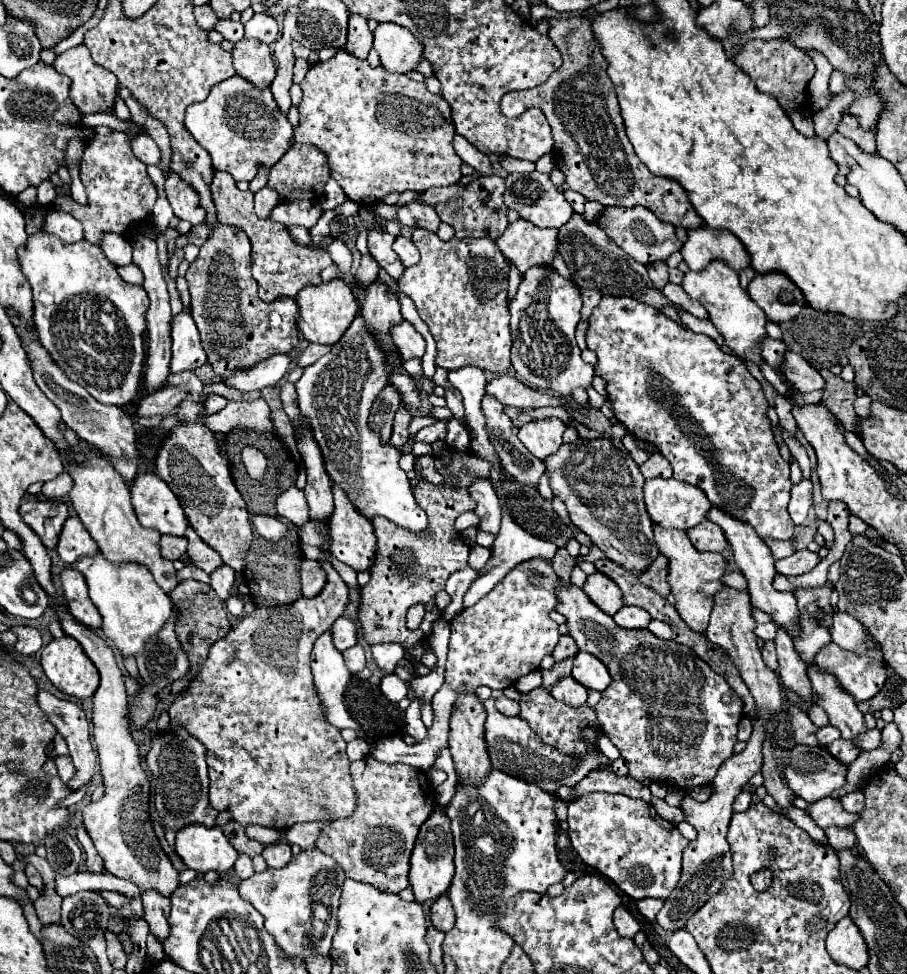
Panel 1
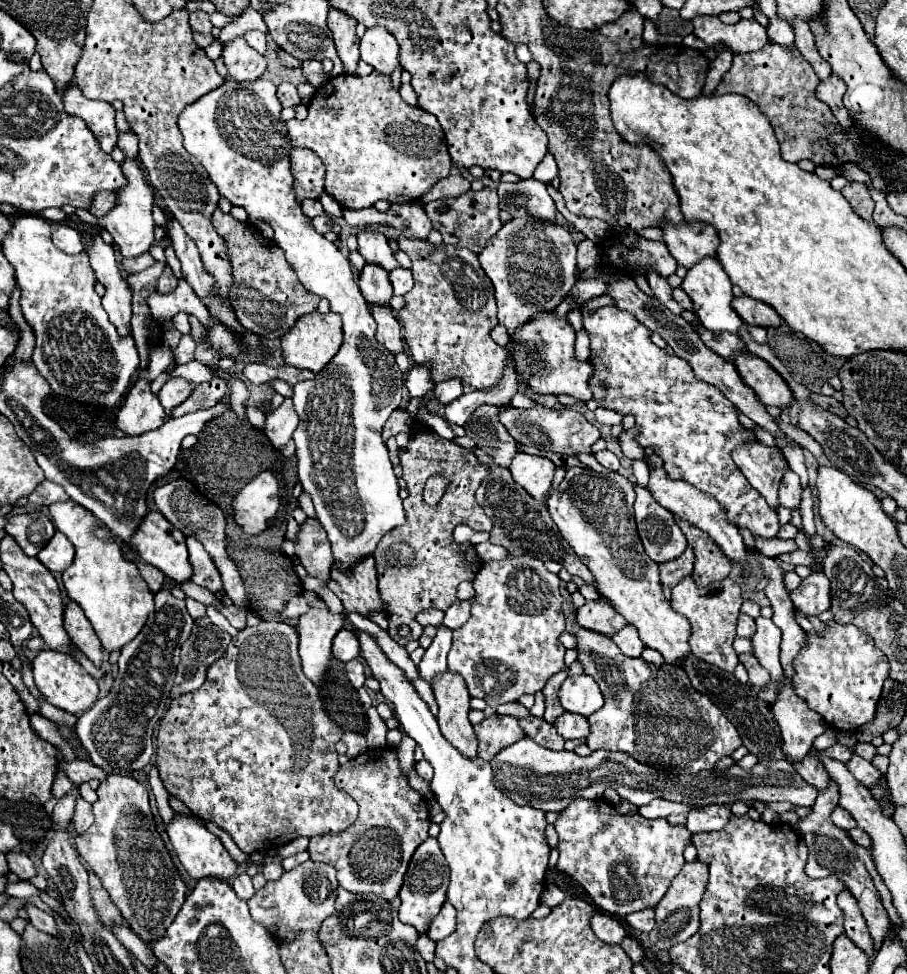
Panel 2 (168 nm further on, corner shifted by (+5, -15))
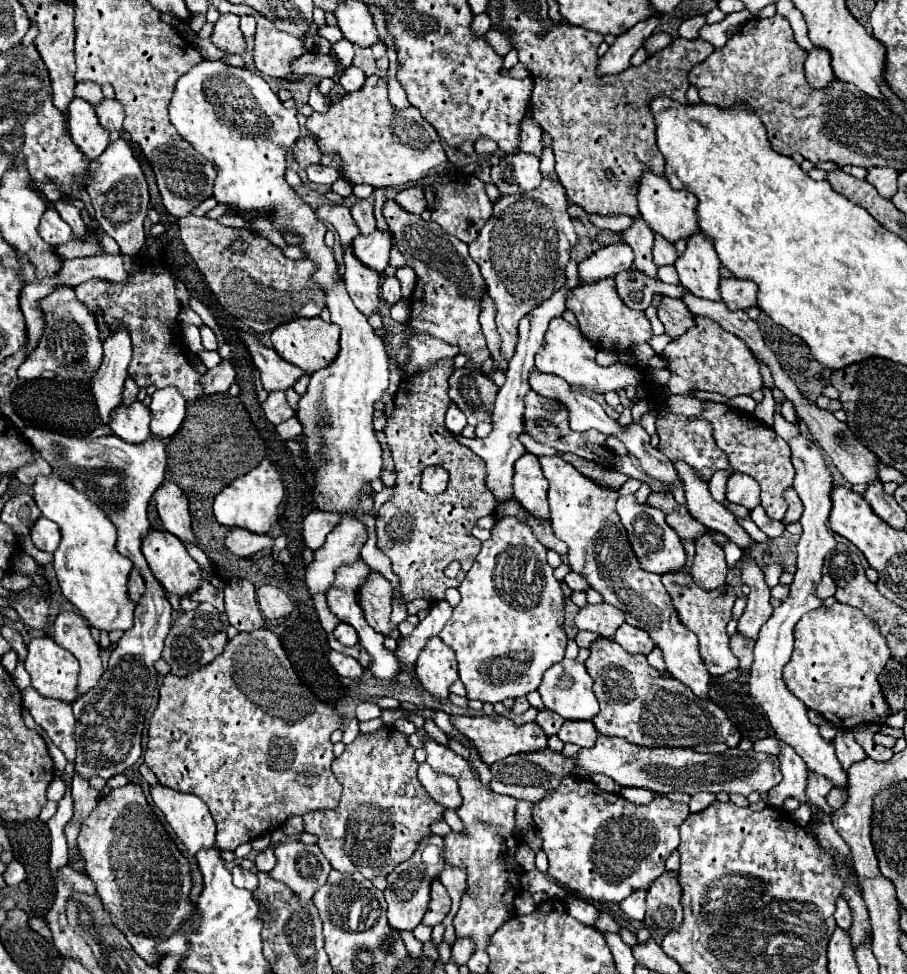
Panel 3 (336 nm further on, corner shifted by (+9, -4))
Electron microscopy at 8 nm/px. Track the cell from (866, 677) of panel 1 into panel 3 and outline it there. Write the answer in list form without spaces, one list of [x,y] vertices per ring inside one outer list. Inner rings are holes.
[[[834,602],[830,608],[820,606],[798,620],[794,652],[784,668],[784,676],[806,708],[820,712],[838,730],[852,730],[866,722],[882,724],[890,714],[878,684],[878,674],[888,660],[890,650],[878,626],[858,608]]]

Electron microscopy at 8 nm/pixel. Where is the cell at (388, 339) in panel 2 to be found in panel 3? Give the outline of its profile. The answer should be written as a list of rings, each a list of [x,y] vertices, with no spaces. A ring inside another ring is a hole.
[[[352,248],[344,250],[344,264],[346,264],[344,272],[346,288],[356,308],[366,316],[380,314],[382,308],[380,276],[376,272],[370,272],[370,268],[366,268],[364,264],[358,264],[358,260],[354,260]]]

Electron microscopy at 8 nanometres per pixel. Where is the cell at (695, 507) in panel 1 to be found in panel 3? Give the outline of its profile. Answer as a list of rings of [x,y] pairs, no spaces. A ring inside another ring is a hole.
[[[636,494],[620,496],[616,508],[618,508],[620,520],[630,536],[630,544],[632,544],[642,568],[646,568],[648,572],[654,572],[654,574],[666,574],[666,572],[674,572],[684,566],[684,562],[686,562],[684,546],[682,546],[678,534],[666,524],[666,514],[662,510],[650,506],[648,502],[640,504],[636,500]]]

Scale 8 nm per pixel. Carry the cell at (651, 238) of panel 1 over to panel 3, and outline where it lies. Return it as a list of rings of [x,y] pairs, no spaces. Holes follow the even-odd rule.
[[[654,236],[654,262],[658,264],[658,266],[666,266],[666,264],[674,264],[676,262],[676,250],[674,250],[674,246],[666,240],[666,238],[662,238],[662,236]]]

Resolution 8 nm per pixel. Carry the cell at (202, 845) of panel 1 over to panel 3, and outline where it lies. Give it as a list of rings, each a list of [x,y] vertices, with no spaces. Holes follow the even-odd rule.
[[[160,784],[150,788],[150,794],[152,794],[154,804],[166,816],[166,822],[172,826],[174,834],[186,846],[188,856],[196,856],[196,852],[200,852],[200,850],[216,848],[216,824],[214,824],[210,812],[208,812],[208,806],[200,798],[196,798],[194,794],[174,792],[172,788],[166,788],[166,786],[160,786]]]

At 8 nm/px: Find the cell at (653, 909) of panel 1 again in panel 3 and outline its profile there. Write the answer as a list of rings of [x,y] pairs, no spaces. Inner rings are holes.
[[[634,892],[634,896],[628,896],[626,900],[620,902],[620,908],[632,920],[642,922],[646,914],[646,892]]]

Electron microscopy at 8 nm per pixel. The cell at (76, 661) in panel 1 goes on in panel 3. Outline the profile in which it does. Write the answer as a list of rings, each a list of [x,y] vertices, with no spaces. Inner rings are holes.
[[[50,636],[44,638],[34,638],[28,644],[28,656],[24,660],[24,666],[32,678],[32,686],[48,698],[56,698],[62,702],[74,702],[78,698],[78,660],[74,654],[70,654],[68,650],[64,650],[62,646],[58,646]]]

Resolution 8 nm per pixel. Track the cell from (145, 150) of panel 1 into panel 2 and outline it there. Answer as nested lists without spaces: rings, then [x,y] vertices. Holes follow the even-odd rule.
[[[124,131],[118,135],[118,141],[116,141],[116,147],[130,159],[136,159],[138,157],[138,139],[134,135],[134,131]]]

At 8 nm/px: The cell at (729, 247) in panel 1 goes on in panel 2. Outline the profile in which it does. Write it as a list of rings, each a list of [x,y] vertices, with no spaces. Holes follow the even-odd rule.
[[[660,223],[660,229],[668,251],[678,265],[684,265],[686,269],[696,265],[706,255],[716,255],[720,241],[714,227],[708,223]]]

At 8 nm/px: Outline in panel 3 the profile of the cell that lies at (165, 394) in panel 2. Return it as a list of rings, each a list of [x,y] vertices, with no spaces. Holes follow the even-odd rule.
[[[166,386],[166,388],[156,390],[152,394],[150,410],[152,410],[150,432],[158,434],[162,438],[168,438],[168,436],[172,436],[180,428],[180,424],[184,420],[186,400],[178,392],[178,388]]]

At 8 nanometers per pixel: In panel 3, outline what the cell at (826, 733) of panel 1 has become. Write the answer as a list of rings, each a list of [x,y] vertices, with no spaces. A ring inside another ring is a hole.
[[[838,730],[838,734],[836,734],[836,738],[832,740],[832,744],[834,744],[836,756],[838,756],[838,760],[842,762],[844,768],[848,768],[850,764],[854,764],[854,762],[866,758],[862,746],[854,740],[852,730]]]

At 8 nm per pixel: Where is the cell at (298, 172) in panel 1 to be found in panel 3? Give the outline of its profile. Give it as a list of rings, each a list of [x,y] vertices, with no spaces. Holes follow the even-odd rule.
[[[303,137],[299,138],[298,142],[294,144],[292,154],[294,154],[296,162],[298,162],[302,168],[320,164],[322,156],[322,153],[320,152],[315,140],[310,140],[310,138]]]

